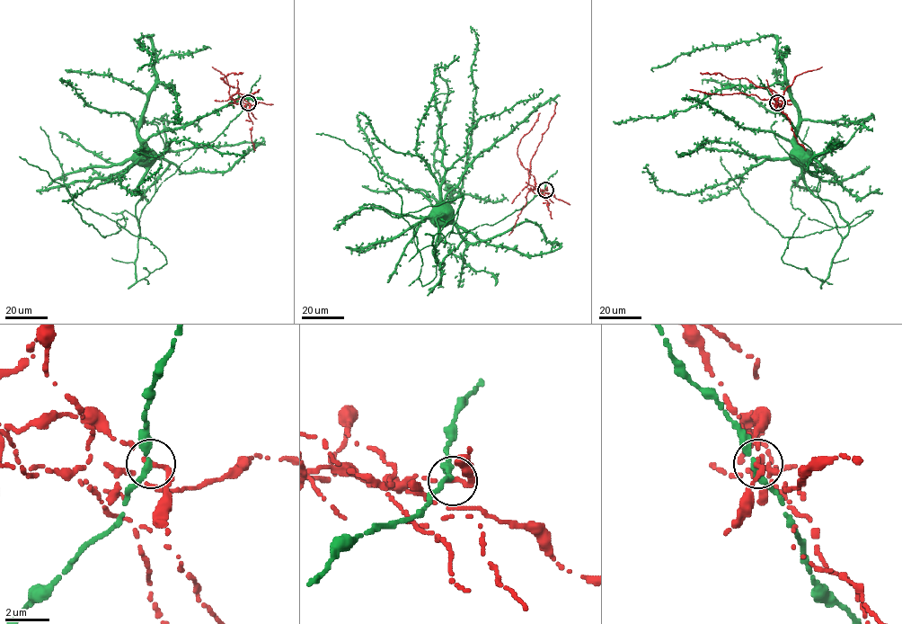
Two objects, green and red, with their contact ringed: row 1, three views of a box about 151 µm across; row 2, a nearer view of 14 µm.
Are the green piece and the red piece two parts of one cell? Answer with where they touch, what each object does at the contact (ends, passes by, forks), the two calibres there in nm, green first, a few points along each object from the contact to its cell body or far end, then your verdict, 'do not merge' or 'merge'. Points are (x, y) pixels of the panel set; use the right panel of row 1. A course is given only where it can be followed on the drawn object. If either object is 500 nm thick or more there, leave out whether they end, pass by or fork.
at (777, 102); green passes by; red forks there; 260 nm thick on the green side, 170 nm on the other; green runs (776, 102), (812, 150), (818, 191), (819, 178), (789, 155), (773, 134), (787, 138), (800, 159); red runs (777, 102), (774, 97), (761, 100), (756, 94), (711, 93), (690, 89); do not merge

